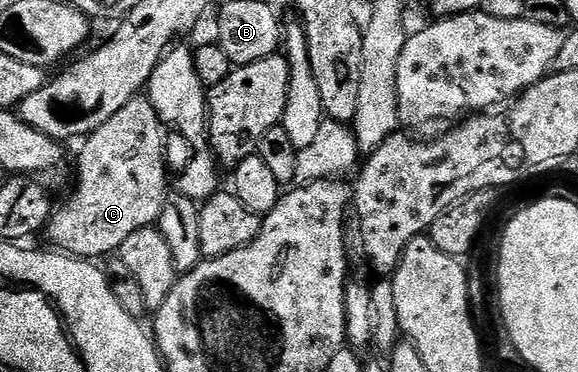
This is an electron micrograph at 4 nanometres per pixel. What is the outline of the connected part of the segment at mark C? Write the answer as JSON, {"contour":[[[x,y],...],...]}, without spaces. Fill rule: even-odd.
{"contour":[[[136,97],[118,113],[113,113],[101,129],[82,140],[75,192],[64,207],[54,208],[45,228],[52,248],[95,261],[98,255],[118,252],[129,233],[158,224],[169,194],[163,130],[165,124],[153,109],[151,100]]]}

